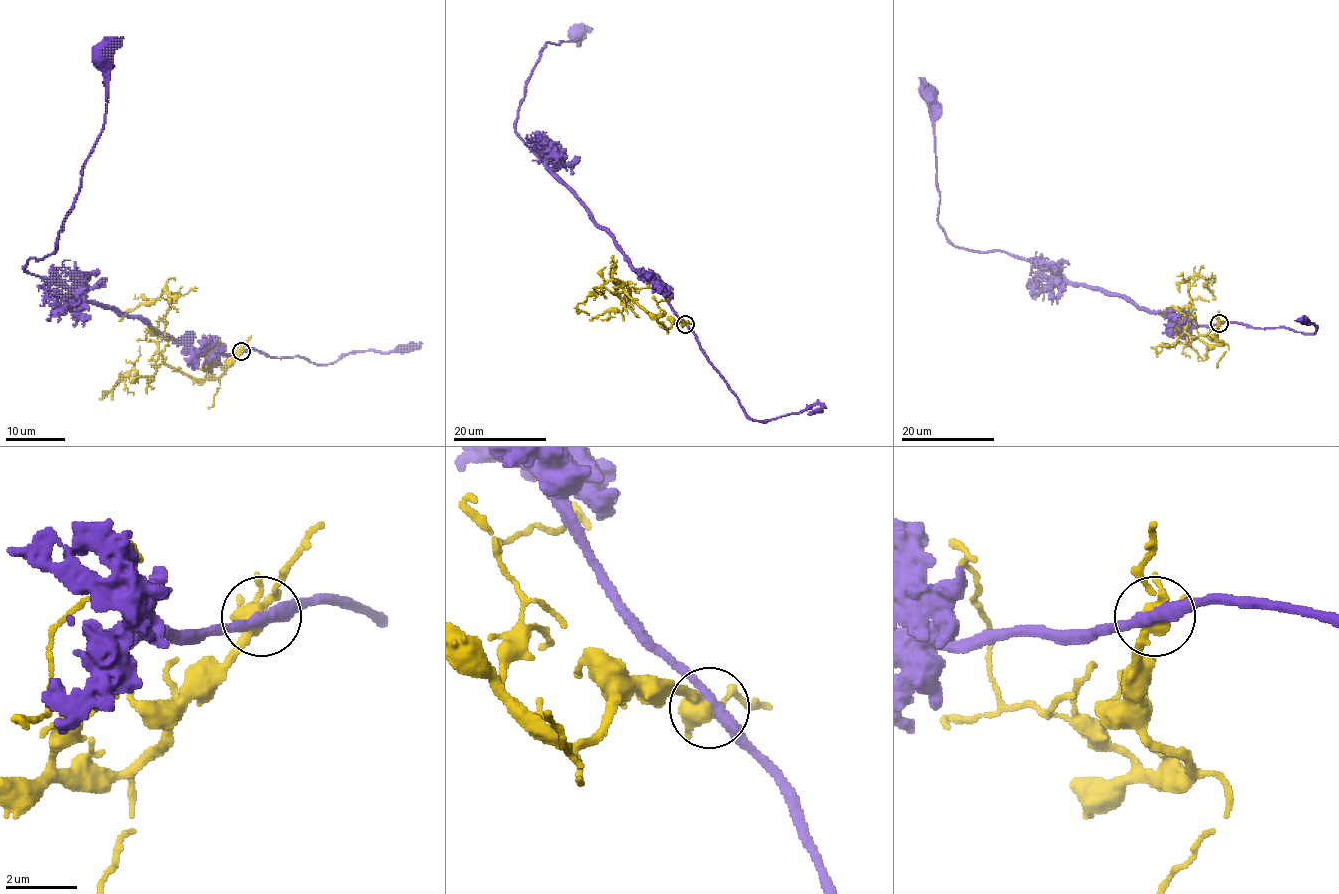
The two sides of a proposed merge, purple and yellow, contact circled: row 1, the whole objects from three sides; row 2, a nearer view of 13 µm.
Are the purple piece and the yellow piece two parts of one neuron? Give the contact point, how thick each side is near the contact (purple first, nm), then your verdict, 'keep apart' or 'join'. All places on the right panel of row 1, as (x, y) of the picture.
place (1219, 323); calibres 320 and 380 nm; keep apart

